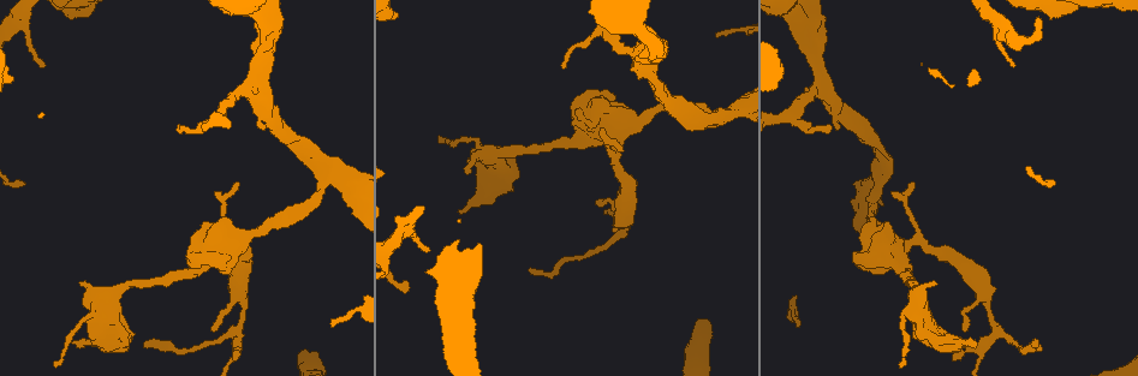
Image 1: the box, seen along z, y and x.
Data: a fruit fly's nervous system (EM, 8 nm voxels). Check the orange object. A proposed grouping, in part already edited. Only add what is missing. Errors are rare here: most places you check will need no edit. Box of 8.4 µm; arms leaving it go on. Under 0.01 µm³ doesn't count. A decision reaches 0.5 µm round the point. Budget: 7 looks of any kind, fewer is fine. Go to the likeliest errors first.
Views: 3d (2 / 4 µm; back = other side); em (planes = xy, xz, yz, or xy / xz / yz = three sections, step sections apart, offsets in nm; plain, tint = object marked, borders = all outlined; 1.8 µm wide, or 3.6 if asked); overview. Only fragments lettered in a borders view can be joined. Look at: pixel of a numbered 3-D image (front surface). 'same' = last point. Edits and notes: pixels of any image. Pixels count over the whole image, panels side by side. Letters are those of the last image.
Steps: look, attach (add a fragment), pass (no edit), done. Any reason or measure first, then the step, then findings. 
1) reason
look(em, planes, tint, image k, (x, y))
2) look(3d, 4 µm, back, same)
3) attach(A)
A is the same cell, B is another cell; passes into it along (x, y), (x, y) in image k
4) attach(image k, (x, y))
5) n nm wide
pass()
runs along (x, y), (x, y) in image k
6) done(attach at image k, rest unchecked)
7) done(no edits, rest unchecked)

free end
look(em, planes, tint, image 1, (459, 212))

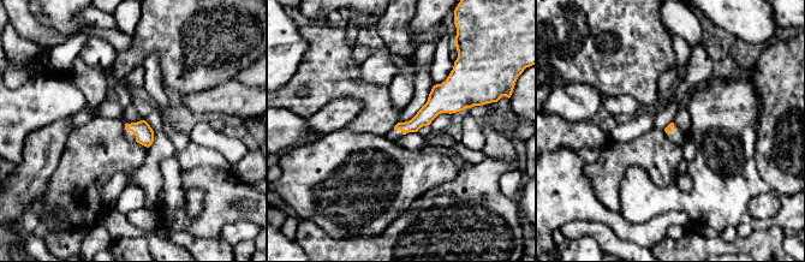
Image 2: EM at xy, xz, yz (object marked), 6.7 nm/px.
see the neighbours
look(em, planes, borders, same)

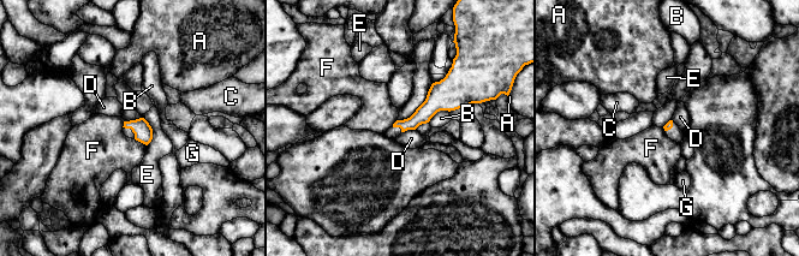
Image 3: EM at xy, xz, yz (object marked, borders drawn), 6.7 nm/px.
pass()
A, B, C, D, E, F and G are other cells; border along (415, 129), (407, 129), (401, 132) in image 3; no lettered fragment goes on from it

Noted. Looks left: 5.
branch stops here
look(em, xy, step 16, borders, image 1, (219, 220))

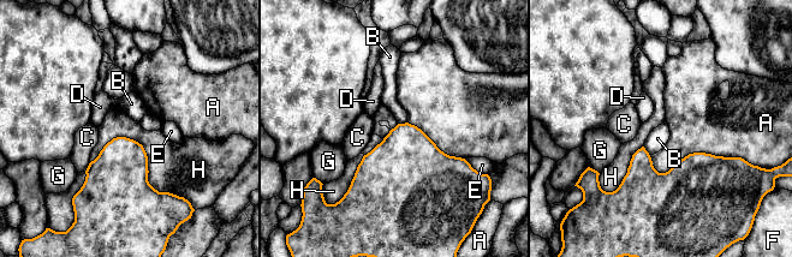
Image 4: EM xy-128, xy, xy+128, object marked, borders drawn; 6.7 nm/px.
pass()
A, B, C, D, E, F, G and H are other cells; border along (90, 161), (132, 138), (176, 195) in image 4; none of them fits

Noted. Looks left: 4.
branch stops here
look(em, xy, step 8, plain, image 1, (44, 66))

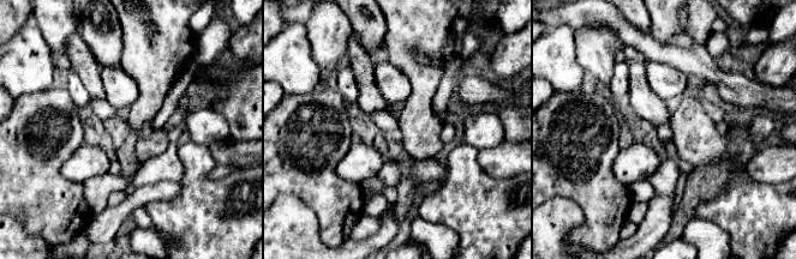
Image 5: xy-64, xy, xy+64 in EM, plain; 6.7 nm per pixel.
look(em, xy, step 8, borders, same)

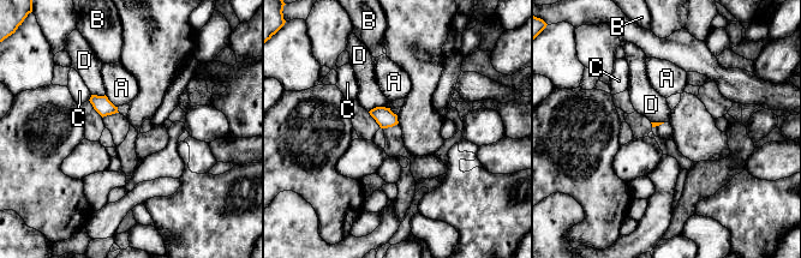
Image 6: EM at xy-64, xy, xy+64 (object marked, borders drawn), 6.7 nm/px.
pass()
A, B, C and D are other cells; border along (389, 107), (374, 107), (369, 112) in image 6; no lettered fragment goes on from it

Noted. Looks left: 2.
done(no edits, rest unchecked)

